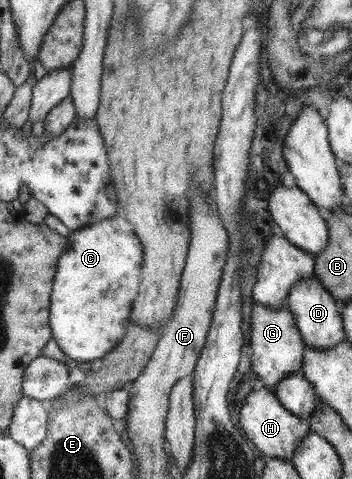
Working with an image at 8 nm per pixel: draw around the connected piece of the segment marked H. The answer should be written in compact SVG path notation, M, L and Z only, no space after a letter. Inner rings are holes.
M265 387L249 391L239 410L239 424L247 438L253 442L253 446L265 457L285 460L287 463L292 463L291 457L295 447L299 447L299 441L311 432L310 424L306 419L294 416L281 404L278 397Z

